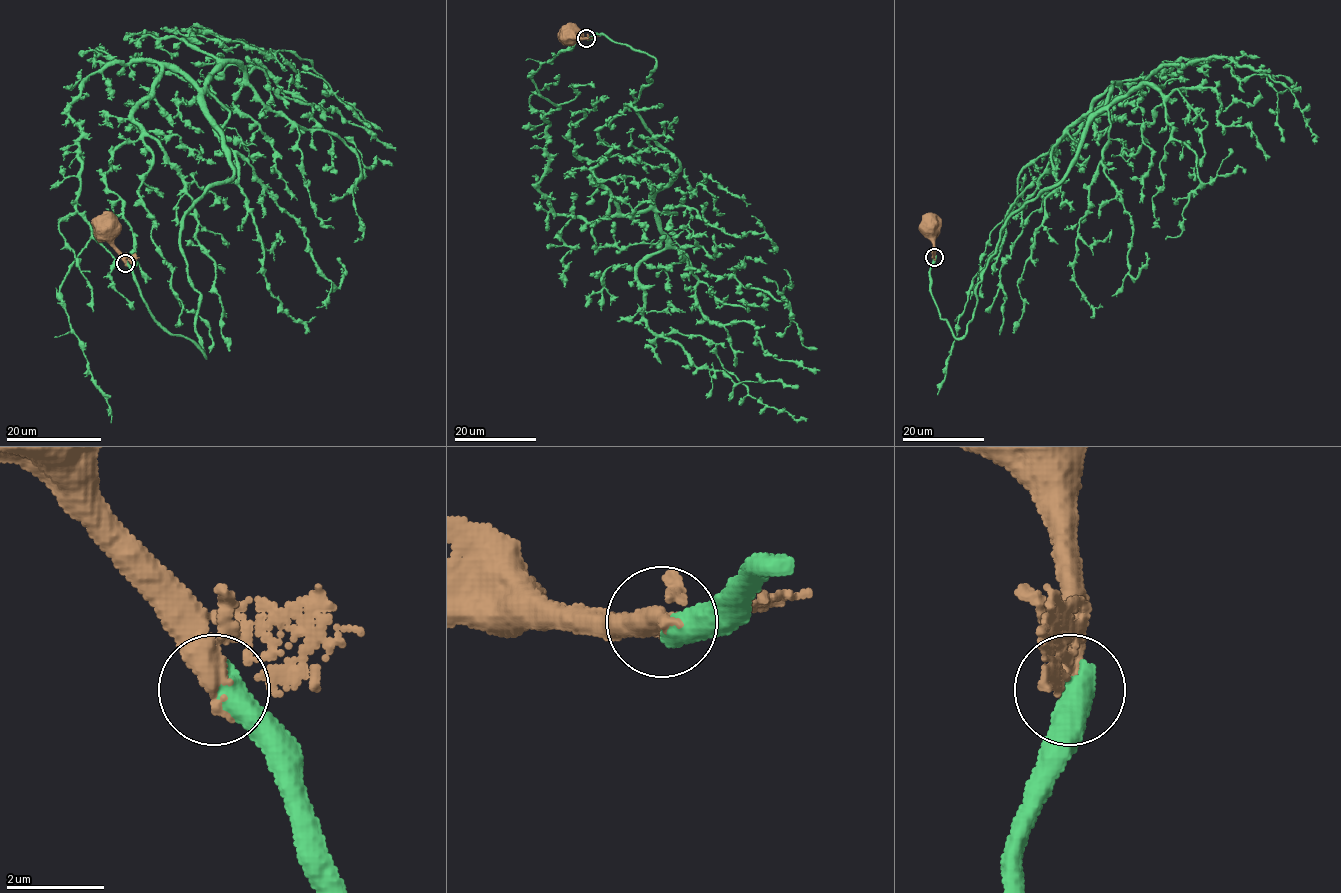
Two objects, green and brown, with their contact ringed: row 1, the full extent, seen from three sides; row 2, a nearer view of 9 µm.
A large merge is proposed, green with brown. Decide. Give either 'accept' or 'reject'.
accept

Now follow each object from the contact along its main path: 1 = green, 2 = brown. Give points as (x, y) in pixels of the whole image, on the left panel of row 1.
1: (124, 263), (205, 356), (181, 226), (232, 164), (147, 61), (69, 107), (91, 239), (61, 299), (110, 422)
2: (124, 263), (124, 256), (101, 228)

